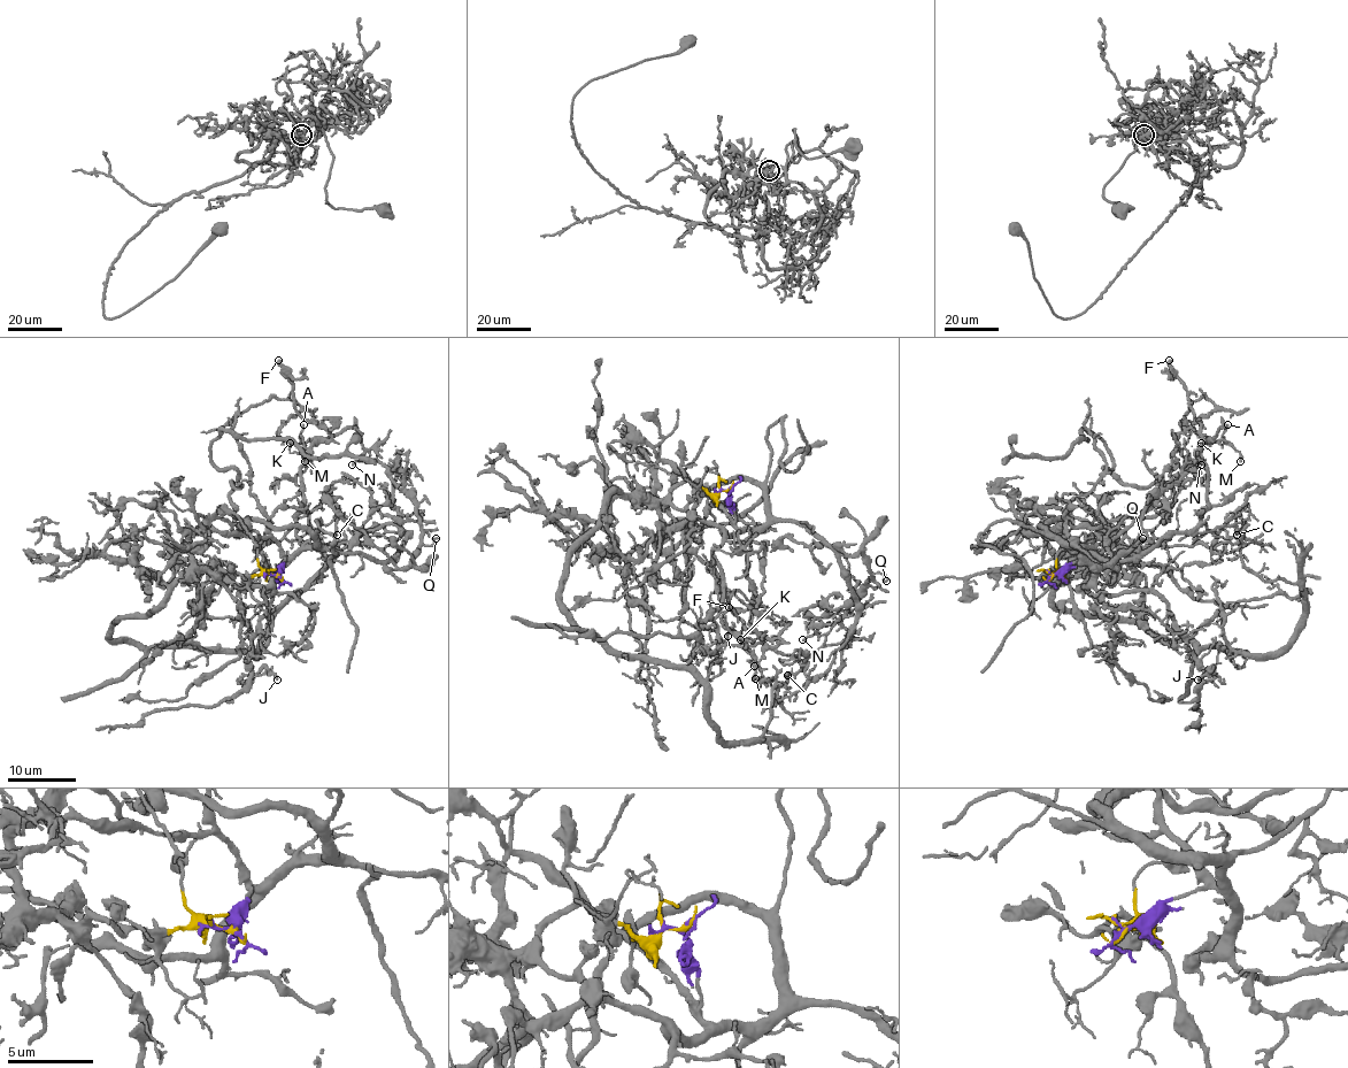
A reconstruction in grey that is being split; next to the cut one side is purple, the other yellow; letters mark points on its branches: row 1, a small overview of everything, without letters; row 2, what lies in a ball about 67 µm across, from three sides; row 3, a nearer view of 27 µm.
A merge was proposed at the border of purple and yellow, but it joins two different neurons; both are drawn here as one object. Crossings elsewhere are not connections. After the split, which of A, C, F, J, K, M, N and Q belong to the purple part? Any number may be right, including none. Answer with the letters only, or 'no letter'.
A, C, F, J, K, M, N, Q

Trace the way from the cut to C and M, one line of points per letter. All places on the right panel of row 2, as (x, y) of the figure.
C: (1052, 575), (1090, 558), (1083, 551), (1110, 561), (1139, 558), (1200, 524), (1218, 531), (1234, 516), (1235, 535)
M: (1052, 575), (1090, 558), (1094, 547), (1108, 544), (1152, 504), (1204, 444), (1225, 440), (1239, 452), (1239, 461)

